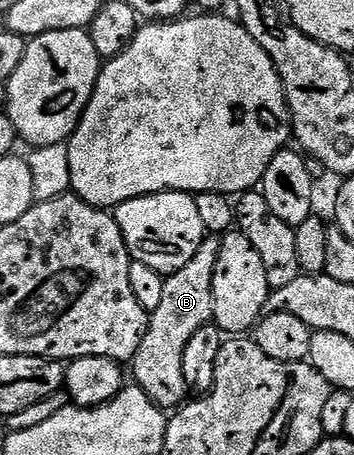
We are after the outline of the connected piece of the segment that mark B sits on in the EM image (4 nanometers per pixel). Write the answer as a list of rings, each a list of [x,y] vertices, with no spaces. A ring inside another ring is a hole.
[[[205,238],[204,244],[178,269],[167,276],[162,289],[162,302],[158,309],[150,313],[148,328],[140,339],[138,353],[130,360],[130,375],[135,386],[144,390],[146,397],[154,401],[162,409],[176,409],[185,402],[188,390],[186,380],[182,378],[182,353],[186,353],[186,345],[190,337],[198,333],[198,329],[209,326],[212,317],[212,282],[214,281],[214,265],[218,261],[220,239]]]

